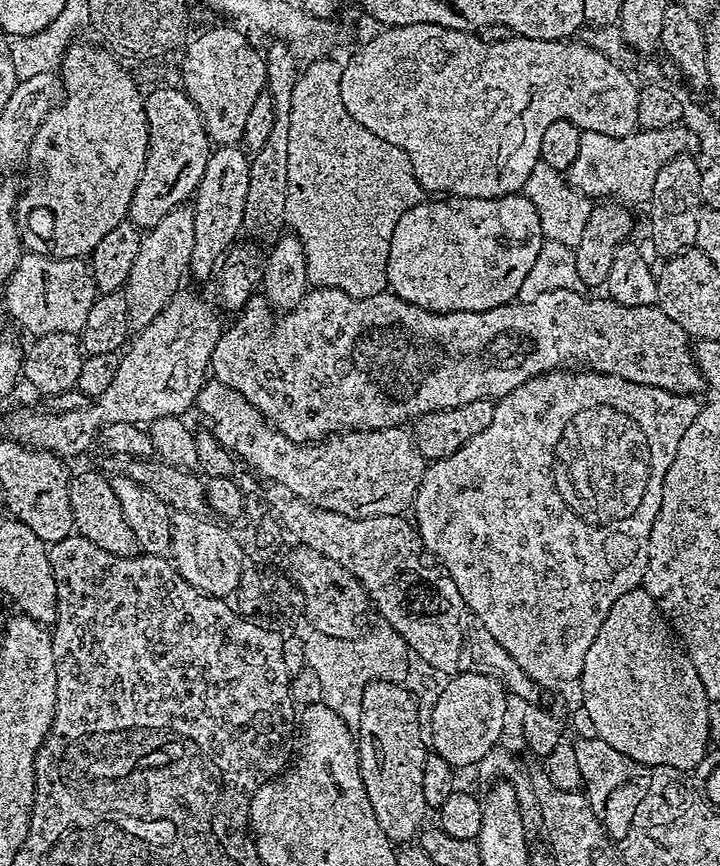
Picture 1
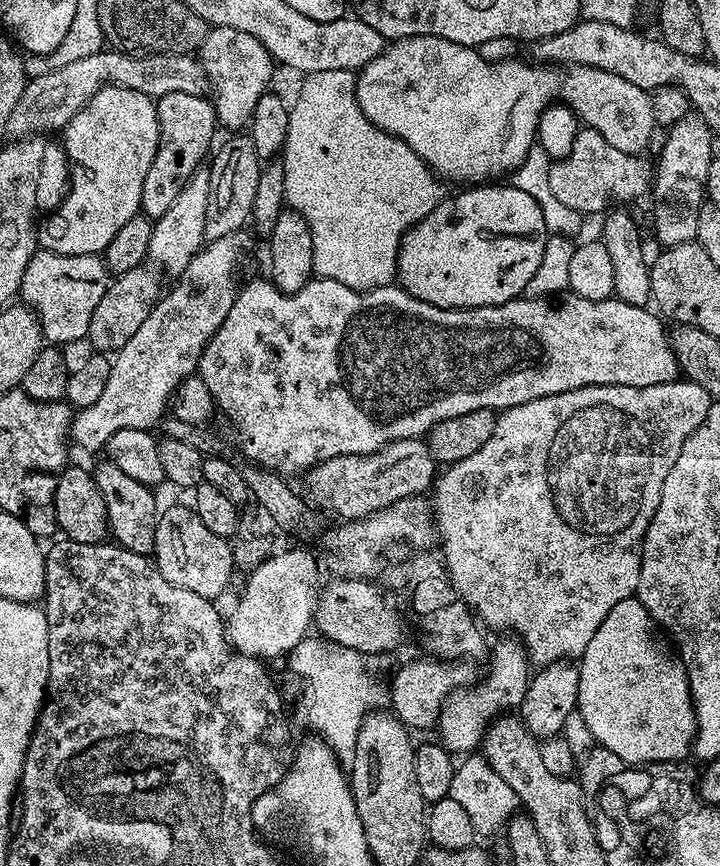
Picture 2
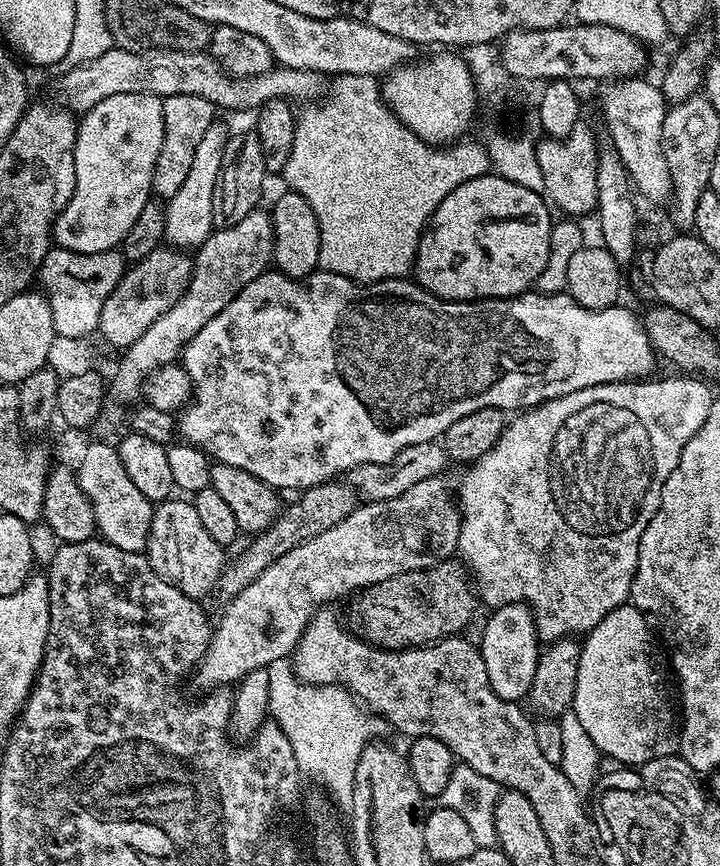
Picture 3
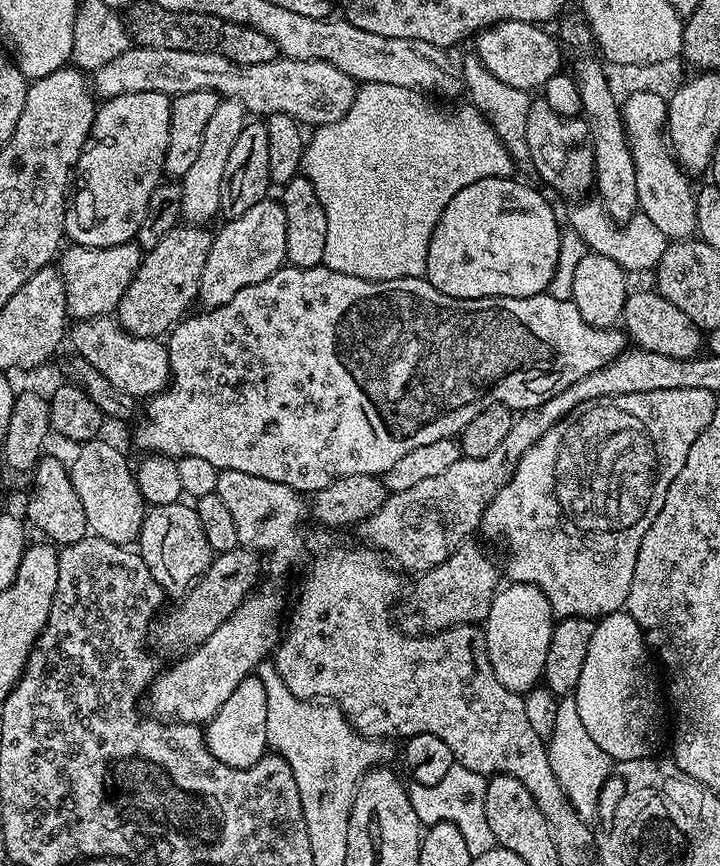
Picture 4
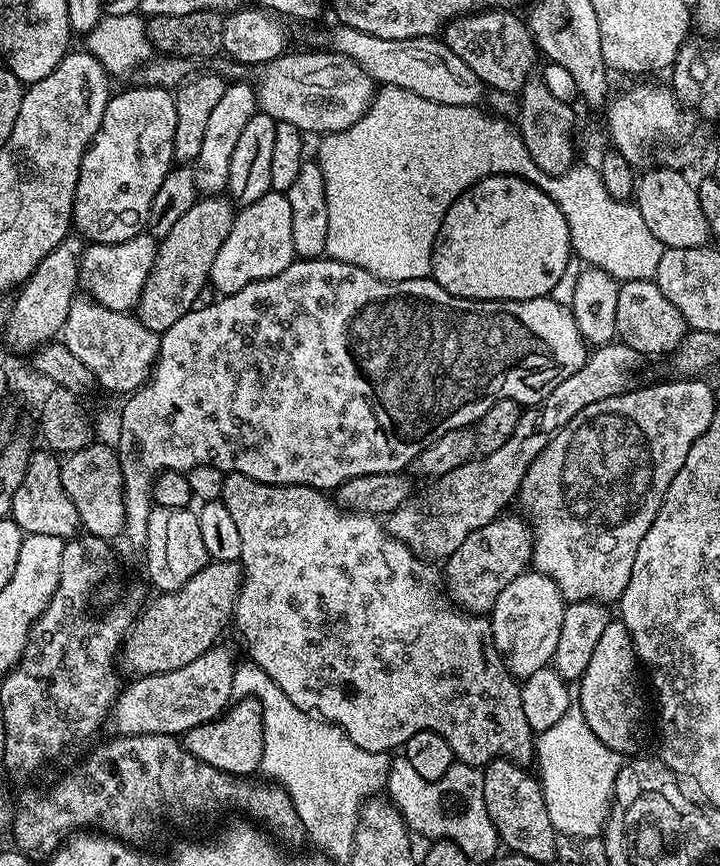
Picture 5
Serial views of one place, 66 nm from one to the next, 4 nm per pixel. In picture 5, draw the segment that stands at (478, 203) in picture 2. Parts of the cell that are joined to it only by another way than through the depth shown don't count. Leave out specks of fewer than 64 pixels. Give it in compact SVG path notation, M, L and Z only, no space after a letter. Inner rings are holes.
M487 176L446 210L432 251L431 279L462 300L533 300L554 290L573 256L570 226L566 226L562 210L538 185L521 176Z

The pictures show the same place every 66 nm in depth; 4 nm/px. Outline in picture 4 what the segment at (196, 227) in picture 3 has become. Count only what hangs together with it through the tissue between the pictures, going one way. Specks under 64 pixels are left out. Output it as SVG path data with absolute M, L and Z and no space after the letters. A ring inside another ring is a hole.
M221 99L218 110L214 110L202 134L202 146L198 158L194 161L194 166L186 170L186 174L178 184L181 190L182 216L187 223L204 226L209 223L207 220L221 215L222 174L226 174L226 161L230 158L230 153L234 151L234 142L238 142L238 134L242 134L245 123L246 113L242 102Z

